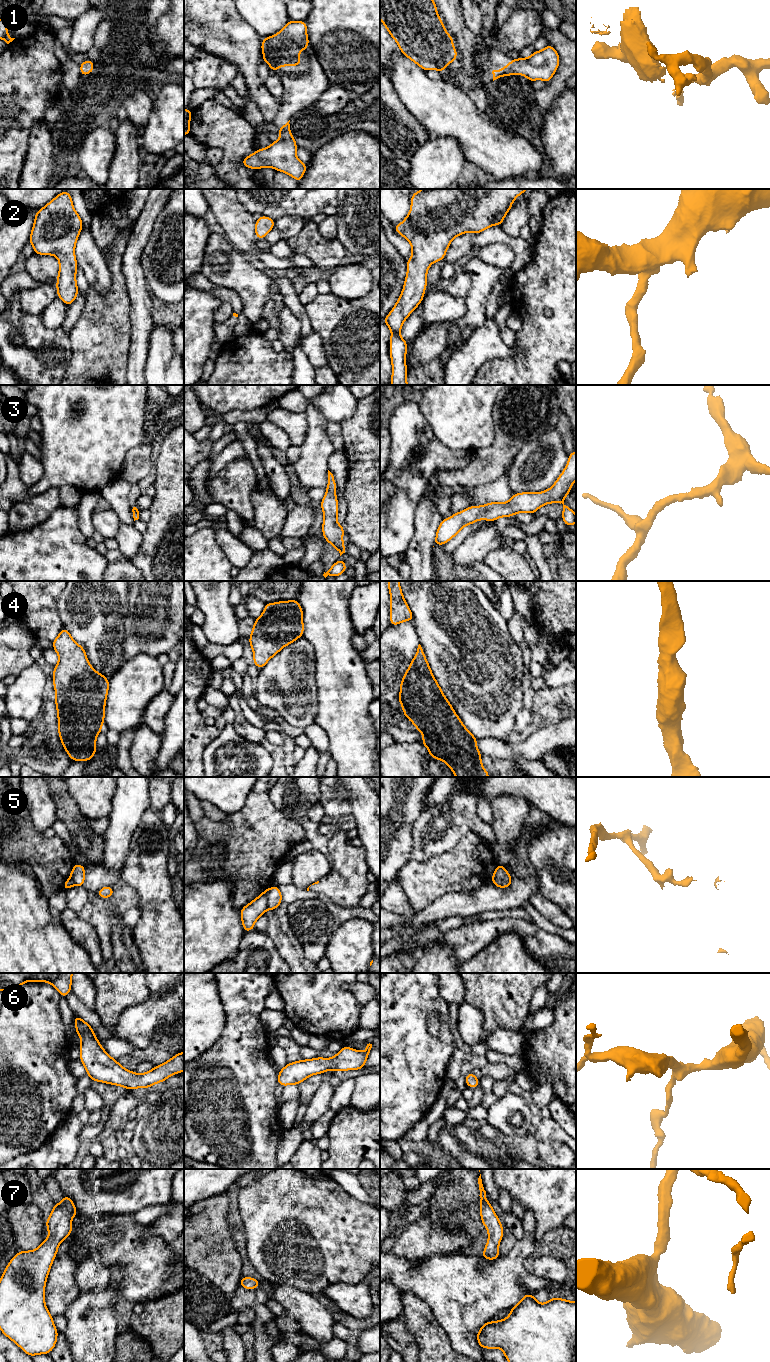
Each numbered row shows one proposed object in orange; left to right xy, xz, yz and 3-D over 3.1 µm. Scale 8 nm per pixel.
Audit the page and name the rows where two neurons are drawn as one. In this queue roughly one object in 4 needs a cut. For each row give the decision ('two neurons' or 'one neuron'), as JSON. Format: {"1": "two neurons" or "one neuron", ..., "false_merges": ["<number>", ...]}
{"1": "one neuron", "2": "one neuron", "3": "one neuron", "4": "one neuron", "5": "two neurons", "6": "one neuron", "7": "one neuron", "false_merges": ["5"]}

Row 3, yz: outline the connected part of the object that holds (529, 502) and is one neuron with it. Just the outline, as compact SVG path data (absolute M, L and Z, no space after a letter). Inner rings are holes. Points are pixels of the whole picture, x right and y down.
M573 450L561 475L551 488L543 492L523 492L513 494L508 502L490 502L482 506L470 506L447 519L442 519L436 532L434 546L444 545L465 526L486 519L493 522L500 517L515 516L519 512L534 514L540 507L549 503L562 503L562 519L566 526L576 523L576 514L564 504L564 498L570 493L576 480L576 452ZM433 546L433 547L434 547Z

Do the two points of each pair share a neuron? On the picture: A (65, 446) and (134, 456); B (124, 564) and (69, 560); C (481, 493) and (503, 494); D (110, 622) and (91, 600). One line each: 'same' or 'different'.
A: different
B: different
C: same
D: same

